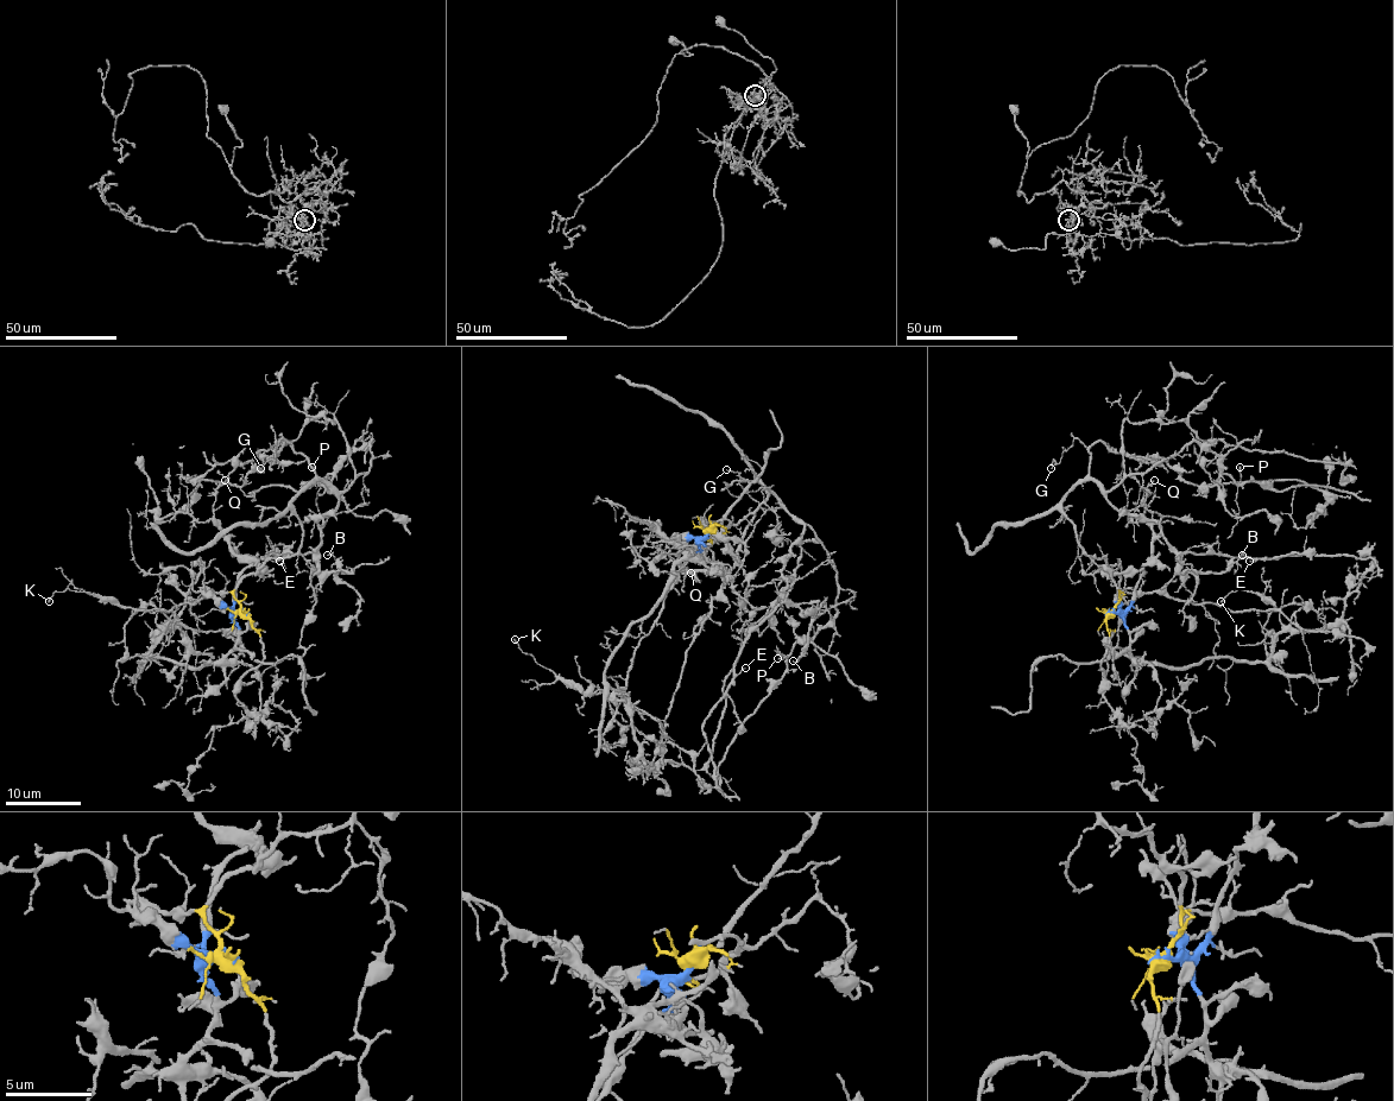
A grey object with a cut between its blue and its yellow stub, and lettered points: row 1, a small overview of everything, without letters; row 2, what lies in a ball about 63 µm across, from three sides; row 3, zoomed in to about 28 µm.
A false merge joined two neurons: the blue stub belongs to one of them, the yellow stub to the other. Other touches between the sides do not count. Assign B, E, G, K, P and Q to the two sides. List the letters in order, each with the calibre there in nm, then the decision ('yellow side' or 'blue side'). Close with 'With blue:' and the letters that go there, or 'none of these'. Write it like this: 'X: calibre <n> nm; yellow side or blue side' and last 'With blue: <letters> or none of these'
B: calibre 110 nm; yellow side
E: calibre 90 nm; yellow side
G: calibre 100 nm; yellow side
K: calibre 130 nm; yellow side
P: calibre 150 nm; yellow side
Q: calibre 140 nm; blue side
With blue: Q

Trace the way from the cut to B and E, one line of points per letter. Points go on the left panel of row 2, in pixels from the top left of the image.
B: (244, 613), (234, 587), (298, 549), (292, 500), (319, 479), (338, 505), (317, 568), (353, 569), (327, 555)
E: (244, 613), (234, 587), (298, 549), (292, 500), (321, 479), (338, 505), (319, 549), (279, 560)

